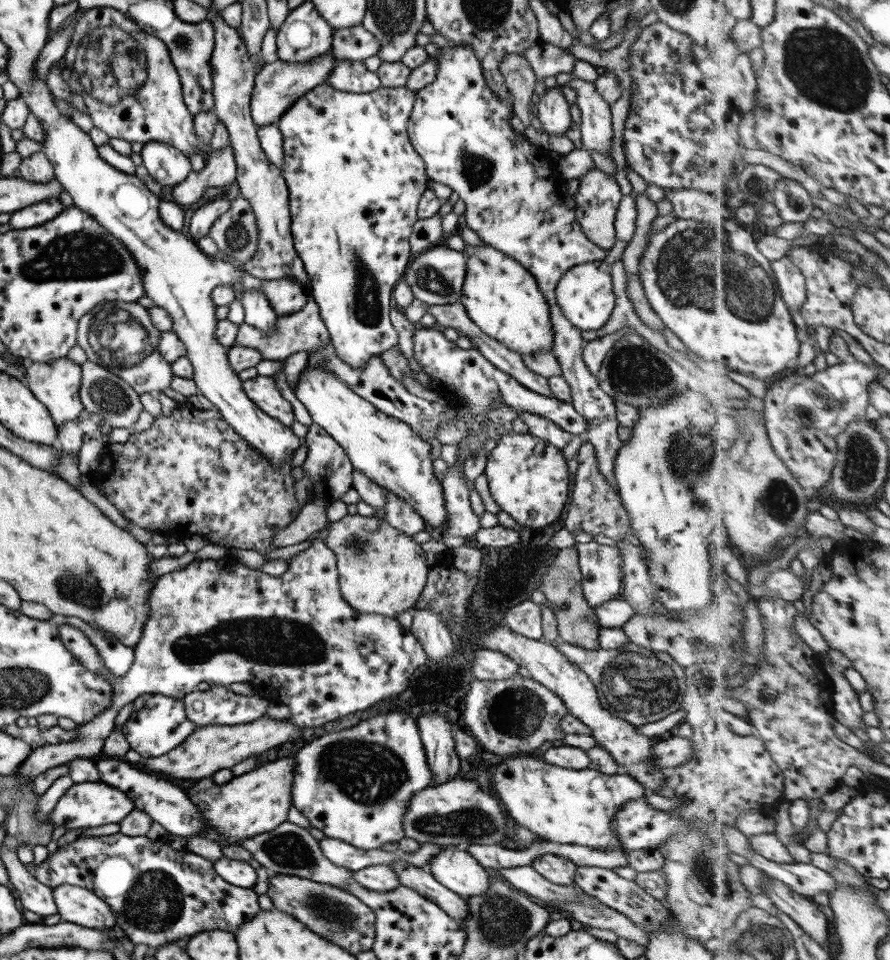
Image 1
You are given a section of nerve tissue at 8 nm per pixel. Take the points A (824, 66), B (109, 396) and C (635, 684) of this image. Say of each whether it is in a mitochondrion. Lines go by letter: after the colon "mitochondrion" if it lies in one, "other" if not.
A: mitochondrion
B: mitochondrion
C: mitochondrion

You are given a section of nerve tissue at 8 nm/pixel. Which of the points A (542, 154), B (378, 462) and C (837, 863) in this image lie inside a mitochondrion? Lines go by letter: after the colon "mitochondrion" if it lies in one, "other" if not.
A: other
B: other
C: other

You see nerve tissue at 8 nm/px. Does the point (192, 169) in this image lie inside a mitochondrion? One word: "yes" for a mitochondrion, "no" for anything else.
no

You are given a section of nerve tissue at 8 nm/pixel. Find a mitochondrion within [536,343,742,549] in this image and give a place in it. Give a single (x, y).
(685, 451)

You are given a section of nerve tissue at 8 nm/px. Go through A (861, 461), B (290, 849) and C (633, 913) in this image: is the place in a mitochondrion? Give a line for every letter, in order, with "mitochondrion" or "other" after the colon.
A: mitochondrion
B: mitochondrion
C: other

